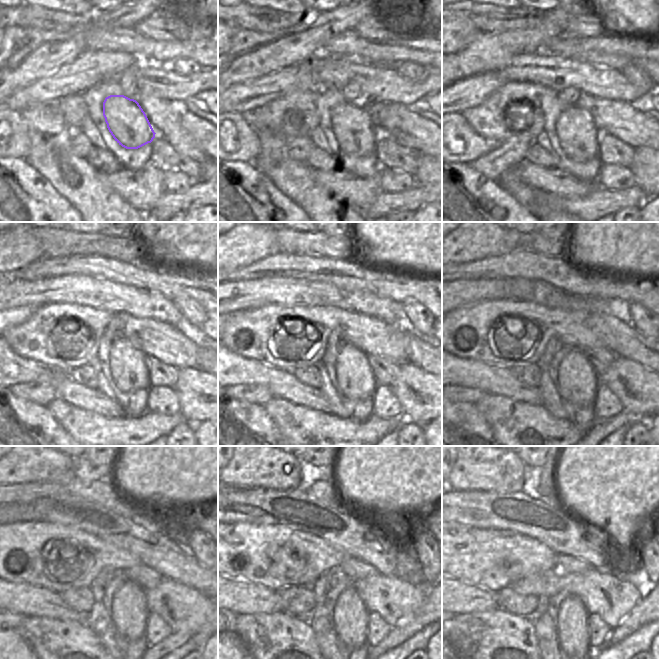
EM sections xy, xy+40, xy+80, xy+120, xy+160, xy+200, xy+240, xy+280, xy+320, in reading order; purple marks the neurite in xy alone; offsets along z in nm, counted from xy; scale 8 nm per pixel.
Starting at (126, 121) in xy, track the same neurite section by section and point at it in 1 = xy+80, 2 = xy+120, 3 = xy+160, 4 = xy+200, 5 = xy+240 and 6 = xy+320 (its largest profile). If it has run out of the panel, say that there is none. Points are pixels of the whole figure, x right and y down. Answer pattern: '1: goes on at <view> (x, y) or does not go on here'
1: goes on at xy+80 (578, 135)
2: goes on at xy+120 (128, 365)
3: goes on at xy+160 (355, 378)
4: goes on at xy+200 (578, 380)
5: goes on at xy+240 (129, 611)
6: goes on at xy+320 (572, 624)

